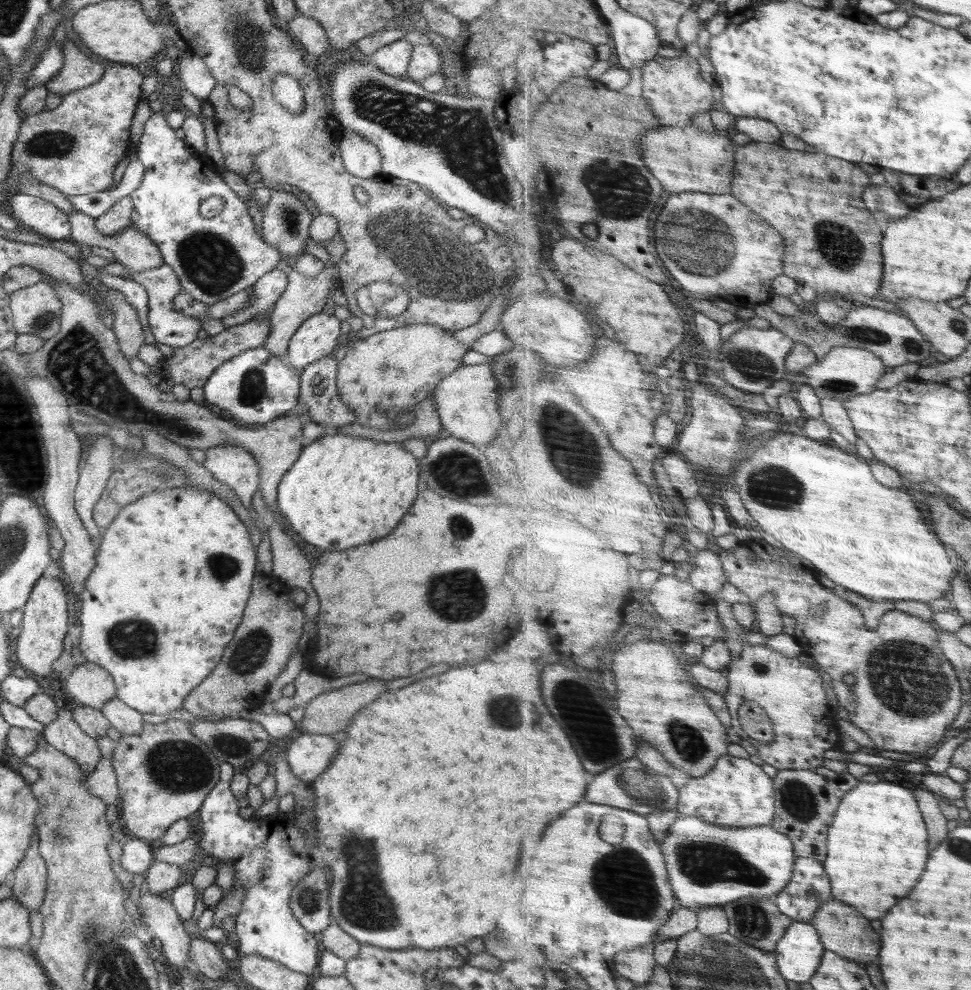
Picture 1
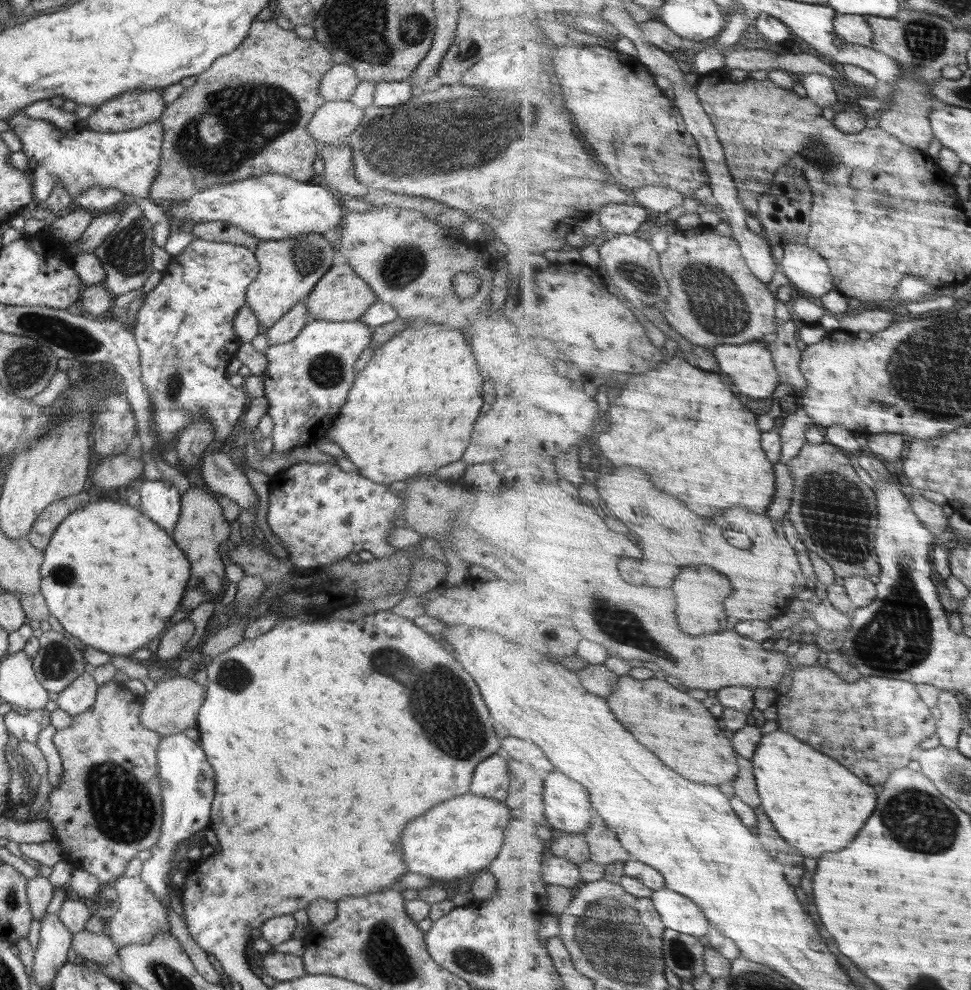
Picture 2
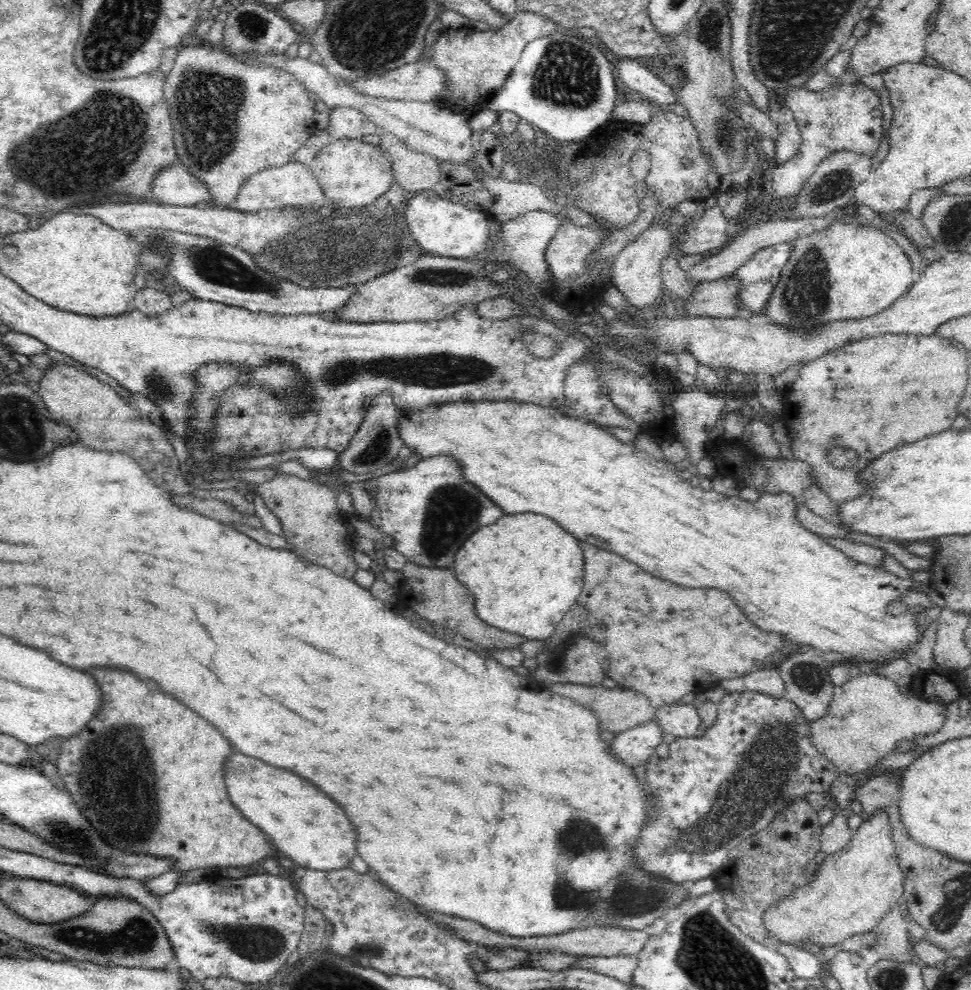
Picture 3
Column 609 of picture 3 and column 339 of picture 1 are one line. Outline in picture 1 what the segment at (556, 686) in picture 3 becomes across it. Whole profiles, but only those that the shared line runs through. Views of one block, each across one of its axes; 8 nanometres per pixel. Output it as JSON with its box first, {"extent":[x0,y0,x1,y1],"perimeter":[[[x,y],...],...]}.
{"extent":[299,677,382,735],"perimeter":[[[370,677],[367,681],[362,681],[341,687],[337,690],[323,692],[303,707],[304,715],[299,724],[300,731],[306,733],[316,733],[316,735],[333,735],[336,732],[345,731],[350,722],[350,718],[358,712],[358,708],[374,702],[374,698],[382,692],[382,682]]]}

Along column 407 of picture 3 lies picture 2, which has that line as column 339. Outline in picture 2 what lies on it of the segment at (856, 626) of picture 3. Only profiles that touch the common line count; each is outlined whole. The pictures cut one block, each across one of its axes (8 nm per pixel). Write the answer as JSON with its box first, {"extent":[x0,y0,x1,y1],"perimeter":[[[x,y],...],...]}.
{"extent":[328,323,484,485],"perimeter":[[[435,323],[405,328],[376,347],[372,360],[362,370],[362,376],[356,376],[354,386],[348,392],[348,404],[340,408],[328,436],[357,466],[360,475],[378,484],[389,485],[399,480],[430,476],[441,466],[460,460],[471,443],[472,426],[484,406],[484,378],[472,352],[473,348],[460,329]]]}

